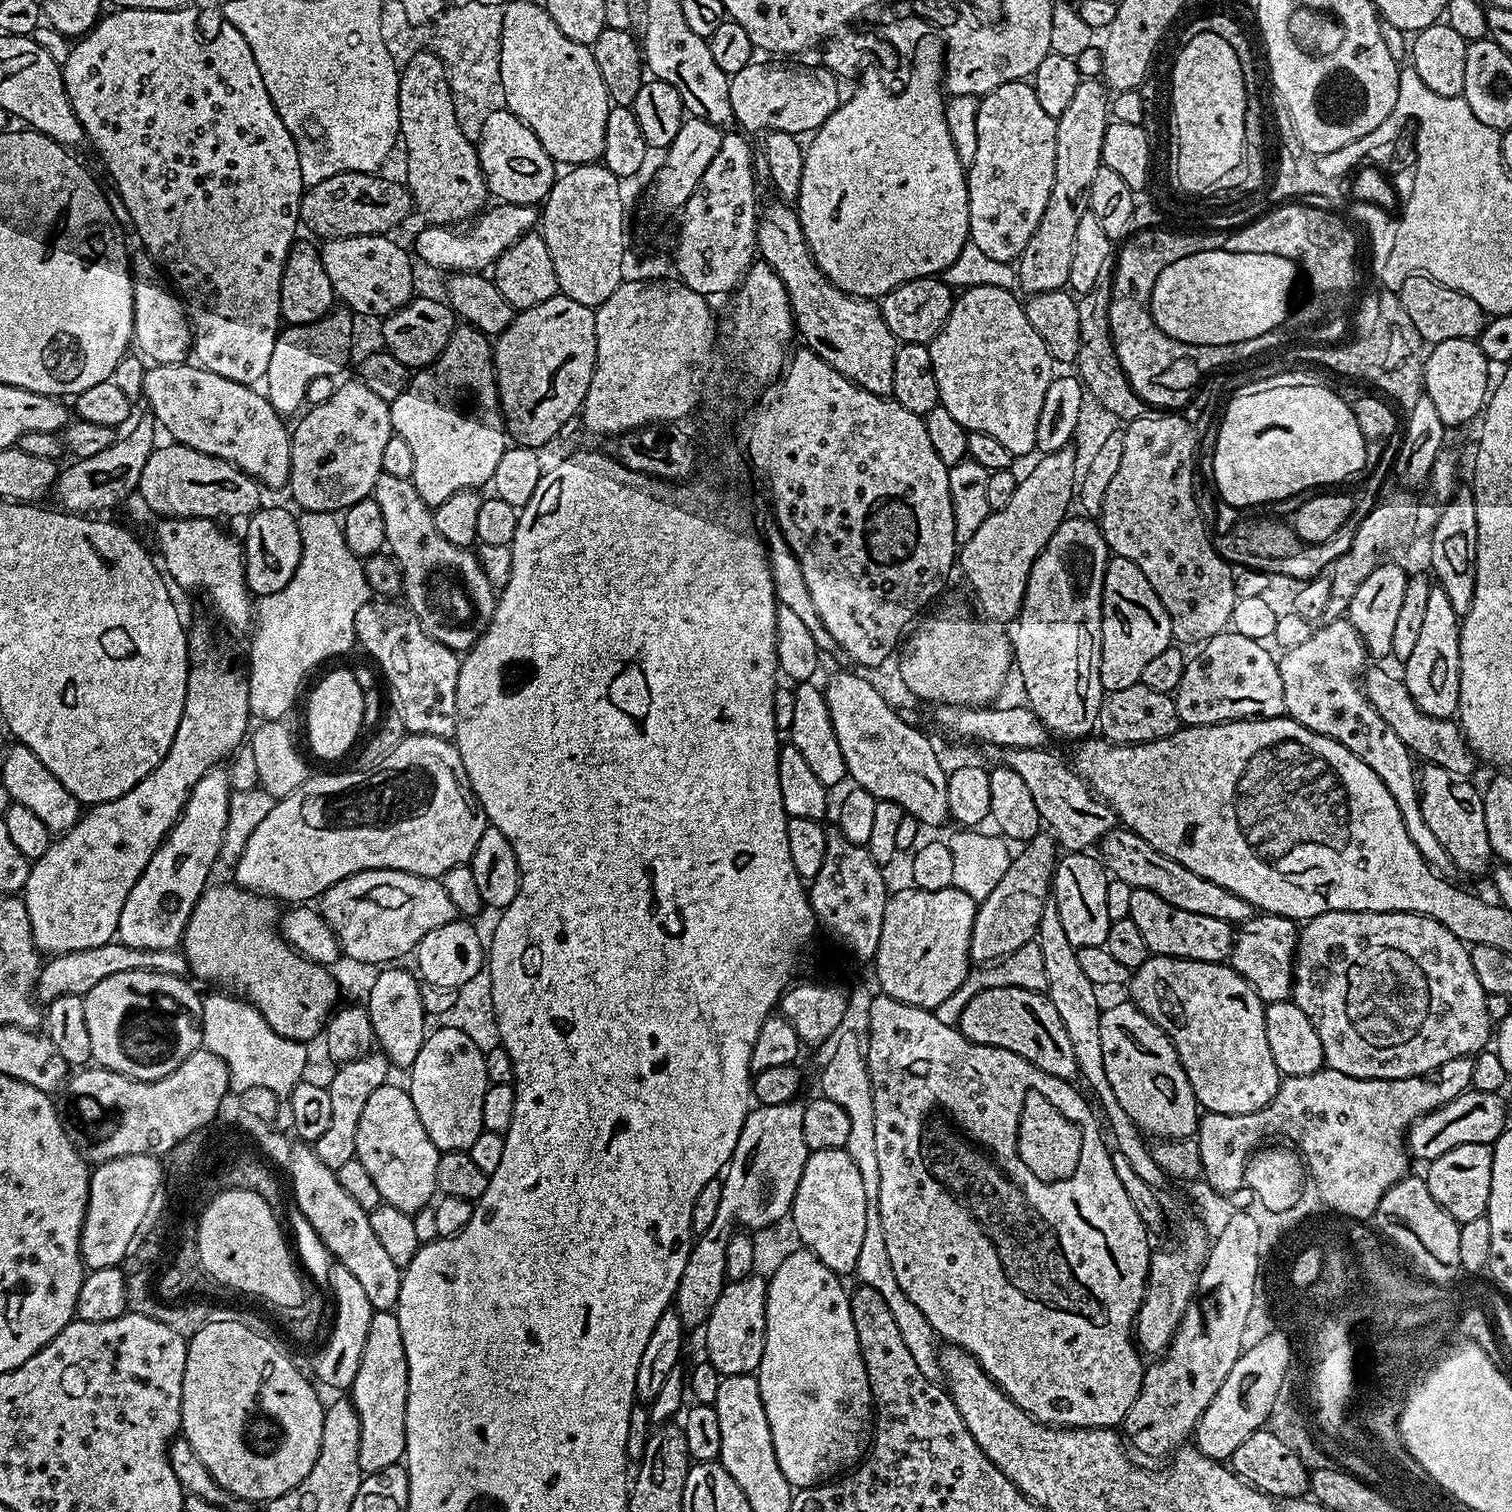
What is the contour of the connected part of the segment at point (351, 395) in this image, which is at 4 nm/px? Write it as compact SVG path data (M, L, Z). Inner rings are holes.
M356 378L337 392L329 391L326 402L307 410L291 429L292 461L286 488L292 491L297 509L340 514L354 502L373 495L382 473L382 453L394 434L392 410L389 401L378 398L370 386Z

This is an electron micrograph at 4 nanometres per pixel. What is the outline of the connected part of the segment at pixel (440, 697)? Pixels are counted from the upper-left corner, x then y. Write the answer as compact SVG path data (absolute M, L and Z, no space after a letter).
M369 598L369 600L367 600L366 603L363 604L362 607L358 609L358 614L354 614L354 630L356 631L356 644L359 645L359 647L361 646L364 647L365 650L368 651L369 654L372 655L374 659L376 659L377 665L375 664L375 667L379 669L379 671L382 673L382 676L383 676L382 671L384 671L385 677L383 676L383 679L386 681L386 684L387 684L386 679L388 679L388 684L390 687L392 687L393 694L396 695L396 708L398 711L400 711L400 720L402 723L404 723L405 728L403 731L413 736L433 736L434 738L442 738L443 740L452 740L456 734L456 695L458 694L458 670L460 669L461 657L457 655L455 651L452 651L451 649L447 648L446 645L443 645L442 642L436 641L434 638L432 638L430 634L428 634L426 630L423 629L422 622L418 620L418 618L415 616L415 614L413 614L413 612L406 603L399 602L399 604L395 604L396 602L397 601L392 598Z

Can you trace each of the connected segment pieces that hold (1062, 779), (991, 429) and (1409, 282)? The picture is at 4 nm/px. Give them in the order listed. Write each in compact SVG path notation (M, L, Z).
M1047 747L1038 748L1002 748L999 749L999 763L1014 770L1026 781L1026 787L1034 797L1034 806L1038 806L1041 821L1056 838L1057 845L1068 852L1082 852L1099 845L1101 838L1118 821L1112 807L1101 800L1088 783L1082 779L1075 767L1063 764Z
M998 286L963 289L953 299L950 318L928 345L928 353L934 382L938 382L939 407L950 410L950 415L969 432L990 434L990 438L1002 442L1014 458L1036 452L1038 414L1042 414L1042 401L1054 375L1054 361L1046 342L1038 338L1038 330L1030 326L1030 318L1026 318L1021 297L1015 291L1007 292Z
M1423 274L1407 276L1398 289L1401 304L1415 329L1421 334L1425 345L1431 346L1450 342L1454 338L1476 340L1482 334L1486 323L1486 313L1474 298L1438 282Z

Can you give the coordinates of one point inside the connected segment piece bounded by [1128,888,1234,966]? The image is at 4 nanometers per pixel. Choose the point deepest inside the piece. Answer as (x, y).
(1167, 931)

